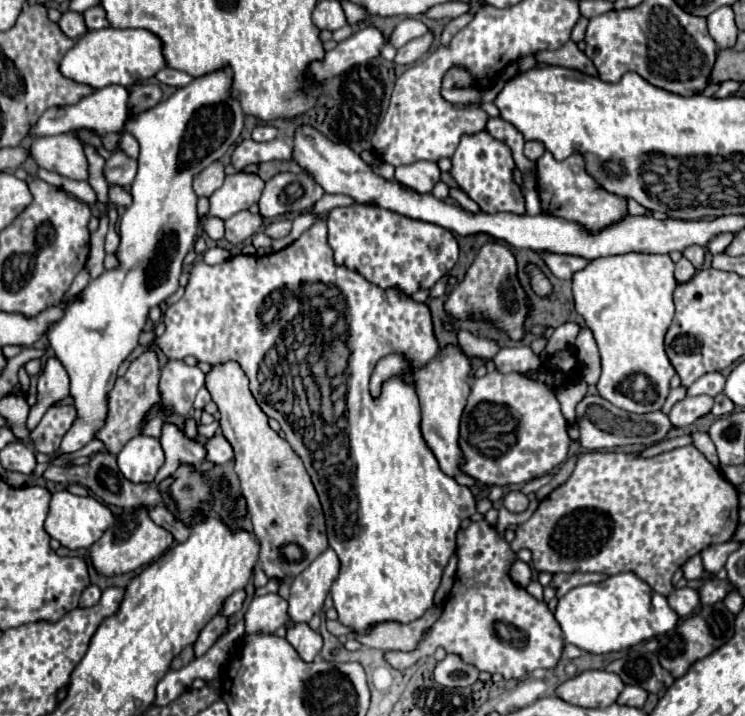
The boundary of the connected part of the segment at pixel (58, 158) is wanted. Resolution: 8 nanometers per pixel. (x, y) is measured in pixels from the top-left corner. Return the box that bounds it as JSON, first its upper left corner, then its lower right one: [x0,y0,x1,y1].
[31,134,89,180]

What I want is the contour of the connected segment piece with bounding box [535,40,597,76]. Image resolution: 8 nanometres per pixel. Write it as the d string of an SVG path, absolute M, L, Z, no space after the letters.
M571 40L565 46L557 48L557 50L539 52L535 58L537 58L539 64L553 64L553 66L563 66L563 68L573 68L573 70L579 70L583 74L597 76L595 64Z

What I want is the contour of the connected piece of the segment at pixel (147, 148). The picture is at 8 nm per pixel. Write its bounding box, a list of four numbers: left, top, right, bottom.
[47,66,245,452]

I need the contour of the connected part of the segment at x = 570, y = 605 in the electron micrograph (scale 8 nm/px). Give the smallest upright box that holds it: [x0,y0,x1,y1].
[555,572,677,654]

